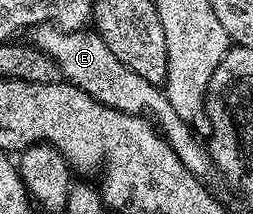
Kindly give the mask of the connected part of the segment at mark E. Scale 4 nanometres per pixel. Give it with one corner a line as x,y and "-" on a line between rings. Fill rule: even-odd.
48,23
36,26
31,36
32,44
57,62
60,74
68,84
84,90
95,101
105,106
150,119
191,174
200,179
207,179
207,176
214,174
211,154
201,141
197,141
198,136
191,126
185,124
177,111
170,106
166,94
158,86
137,75
135,71
124,67
98,33
91,29
63,30

